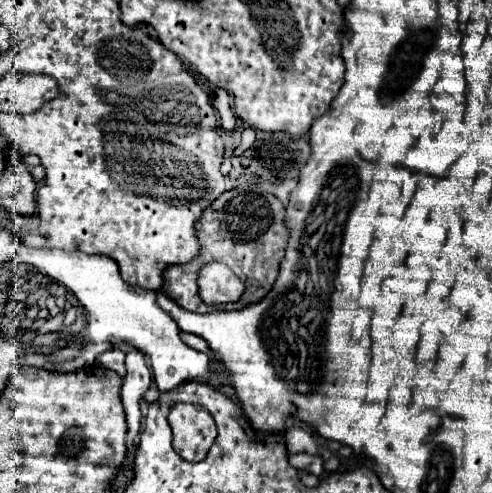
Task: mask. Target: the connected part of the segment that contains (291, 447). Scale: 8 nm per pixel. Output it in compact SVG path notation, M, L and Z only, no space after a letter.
M288 430L286 432L286 448L288 448L288 454L292 454L292 452L318 454L316 434L310 430Z

